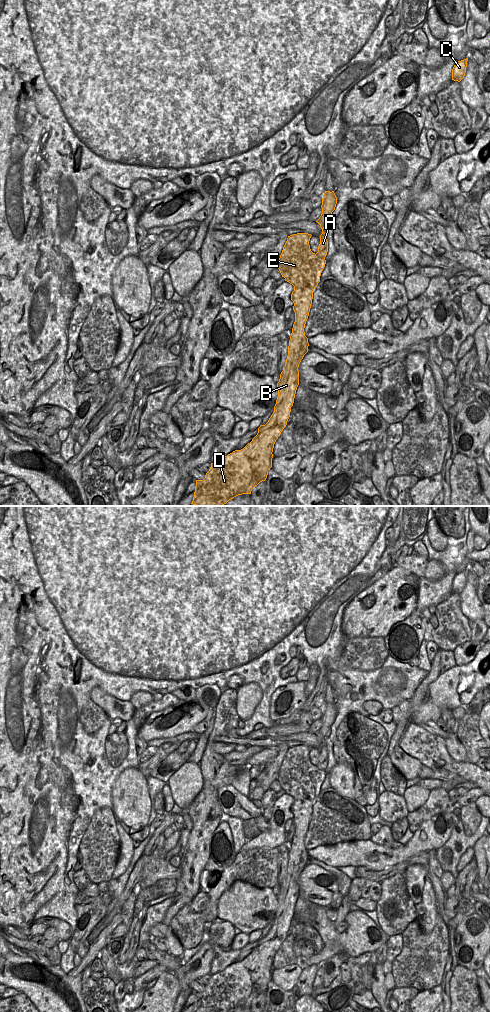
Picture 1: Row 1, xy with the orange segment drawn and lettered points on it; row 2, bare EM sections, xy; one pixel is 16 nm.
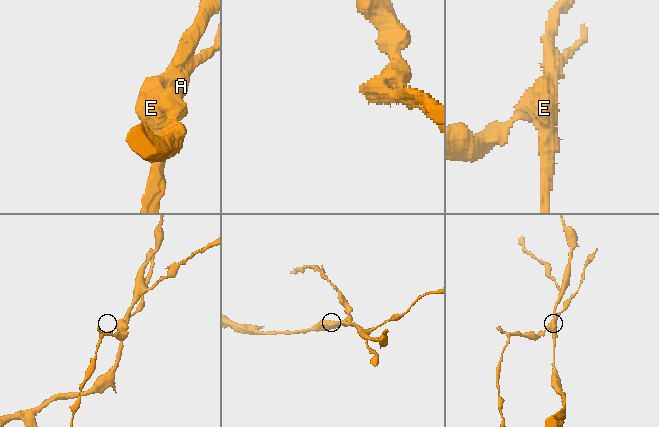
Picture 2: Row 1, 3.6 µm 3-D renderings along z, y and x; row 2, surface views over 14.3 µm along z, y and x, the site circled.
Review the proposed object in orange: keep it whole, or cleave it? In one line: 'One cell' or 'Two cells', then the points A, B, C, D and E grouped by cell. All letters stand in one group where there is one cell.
Two cells. Groups: A / B C D E

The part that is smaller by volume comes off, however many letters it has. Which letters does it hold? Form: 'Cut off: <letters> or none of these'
Cut off: A

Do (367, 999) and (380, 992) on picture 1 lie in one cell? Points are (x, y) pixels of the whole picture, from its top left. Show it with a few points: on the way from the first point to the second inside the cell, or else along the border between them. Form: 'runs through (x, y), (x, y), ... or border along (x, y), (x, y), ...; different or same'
border along (370, 990), (377, 1001); different

